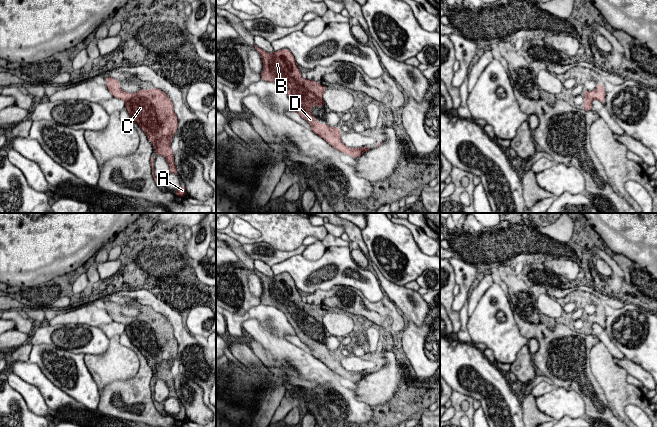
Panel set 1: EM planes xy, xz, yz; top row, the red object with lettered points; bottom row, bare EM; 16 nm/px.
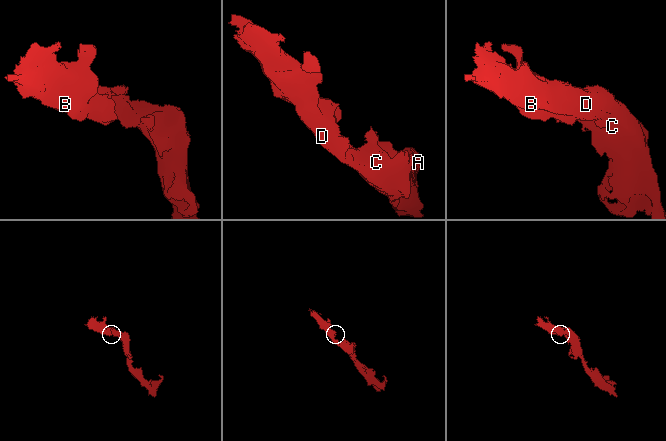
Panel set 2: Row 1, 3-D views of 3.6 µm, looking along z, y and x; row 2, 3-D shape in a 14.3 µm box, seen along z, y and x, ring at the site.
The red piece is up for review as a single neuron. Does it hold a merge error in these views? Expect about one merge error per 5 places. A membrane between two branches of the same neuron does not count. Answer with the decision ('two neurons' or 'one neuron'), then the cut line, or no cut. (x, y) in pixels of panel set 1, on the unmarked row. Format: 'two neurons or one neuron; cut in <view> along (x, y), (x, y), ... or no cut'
one neuron; no cut

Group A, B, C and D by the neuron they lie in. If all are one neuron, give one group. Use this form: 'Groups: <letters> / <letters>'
Groups: A B C D

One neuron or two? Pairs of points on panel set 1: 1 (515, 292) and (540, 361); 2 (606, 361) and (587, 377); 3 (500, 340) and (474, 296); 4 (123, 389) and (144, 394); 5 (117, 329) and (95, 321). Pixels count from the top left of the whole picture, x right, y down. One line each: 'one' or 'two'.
1: two
2: two
3: two
4: one
5: two

